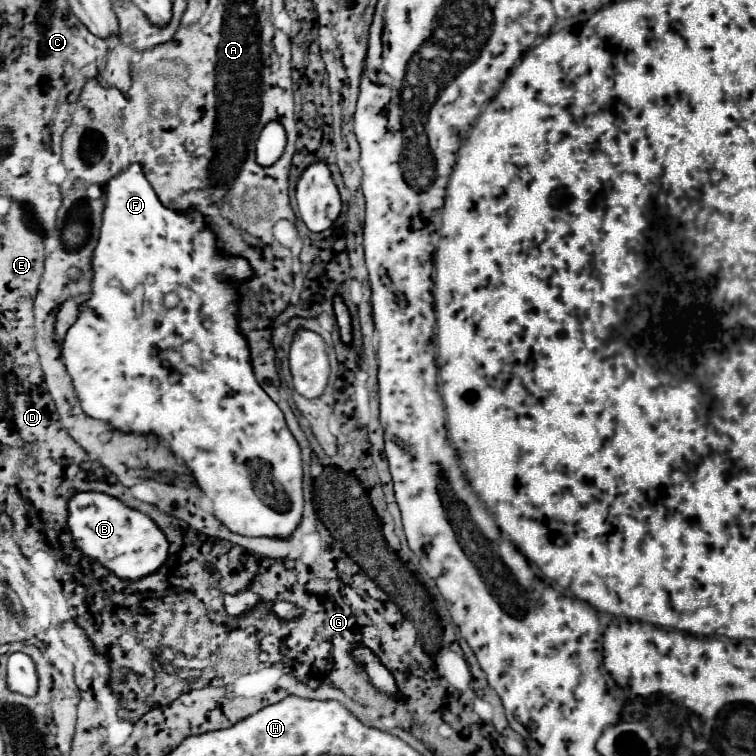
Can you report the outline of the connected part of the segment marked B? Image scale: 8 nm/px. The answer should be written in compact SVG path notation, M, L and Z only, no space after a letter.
M74 493L68 499L68 529L84 557L88 557L92 563L100 563L104 569L124 581L148 577L168 561L168 539L160 527L148 515L130 509L106 493Z

